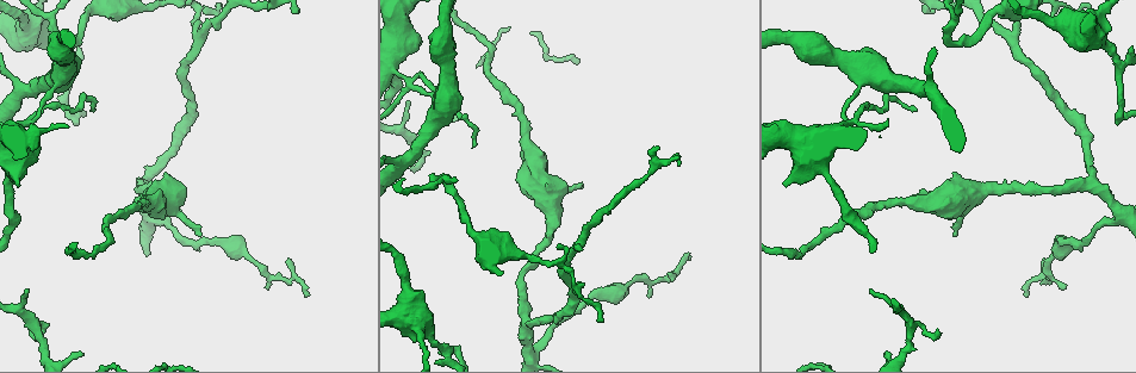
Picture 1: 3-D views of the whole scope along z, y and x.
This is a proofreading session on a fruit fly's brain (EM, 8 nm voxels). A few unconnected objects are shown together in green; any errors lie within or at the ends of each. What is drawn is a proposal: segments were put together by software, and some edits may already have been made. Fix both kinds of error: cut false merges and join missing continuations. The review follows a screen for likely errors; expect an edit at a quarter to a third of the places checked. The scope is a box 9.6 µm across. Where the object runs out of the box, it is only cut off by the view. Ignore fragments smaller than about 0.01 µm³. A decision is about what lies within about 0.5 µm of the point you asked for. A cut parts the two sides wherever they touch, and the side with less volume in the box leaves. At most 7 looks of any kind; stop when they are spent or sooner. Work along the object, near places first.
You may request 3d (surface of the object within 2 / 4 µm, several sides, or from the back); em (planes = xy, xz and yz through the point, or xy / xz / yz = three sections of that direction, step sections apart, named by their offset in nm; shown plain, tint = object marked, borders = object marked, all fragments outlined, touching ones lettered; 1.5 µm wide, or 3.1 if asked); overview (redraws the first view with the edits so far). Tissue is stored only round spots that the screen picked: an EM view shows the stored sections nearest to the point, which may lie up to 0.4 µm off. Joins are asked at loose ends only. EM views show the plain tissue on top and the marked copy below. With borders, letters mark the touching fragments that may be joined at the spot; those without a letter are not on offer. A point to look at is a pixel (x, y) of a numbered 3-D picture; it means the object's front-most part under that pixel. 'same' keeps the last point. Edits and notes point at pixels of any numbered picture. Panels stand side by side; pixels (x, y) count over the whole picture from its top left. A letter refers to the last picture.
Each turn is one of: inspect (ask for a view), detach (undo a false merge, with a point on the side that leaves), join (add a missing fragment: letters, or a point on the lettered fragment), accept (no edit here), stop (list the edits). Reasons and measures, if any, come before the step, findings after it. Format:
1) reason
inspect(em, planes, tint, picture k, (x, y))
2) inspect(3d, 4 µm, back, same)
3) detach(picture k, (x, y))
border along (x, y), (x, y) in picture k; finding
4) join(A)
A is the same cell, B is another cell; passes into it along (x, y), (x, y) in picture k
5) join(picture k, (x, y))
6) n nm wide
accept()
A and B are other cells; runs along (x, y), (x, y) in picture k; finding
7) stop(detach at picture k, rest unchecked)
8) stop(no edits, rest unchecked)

branch stops here
inspect(em, xz, step 4, tint, picture 1, (871, 292))

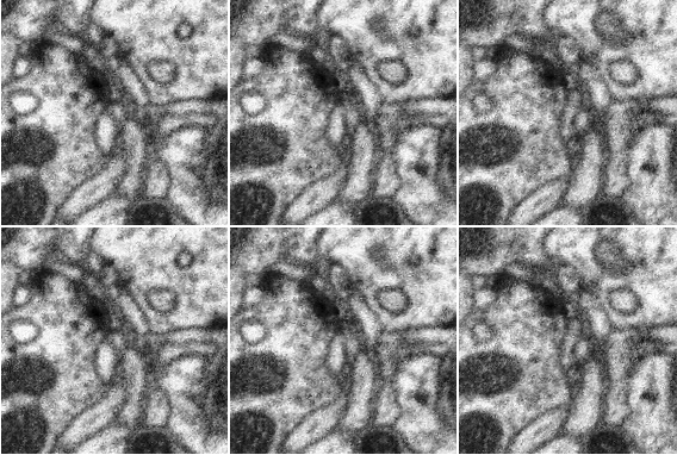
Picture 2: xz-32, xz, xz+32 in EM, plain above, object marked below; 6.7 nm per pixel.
inspect(em, planes, borders, same)

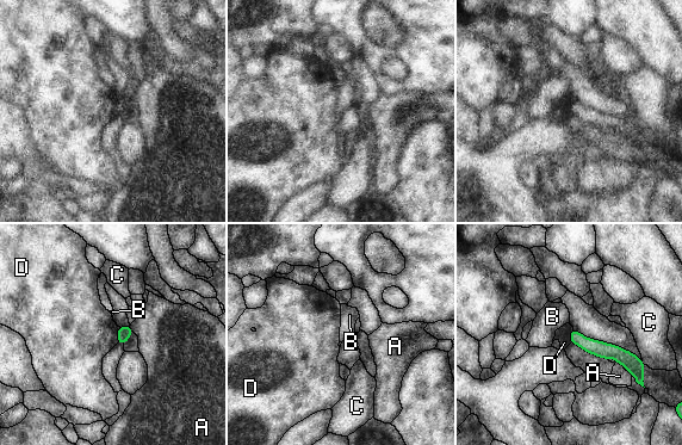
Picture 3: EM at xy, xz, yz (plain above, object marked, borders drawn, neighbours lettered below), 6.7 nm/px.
100 nm wide; D touches over 110 nm
accept()
A, B, C and D are other cells; none of them fits

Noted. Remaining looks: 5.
free end
inspect(em, planes, tint, picture 1, (90, 110))

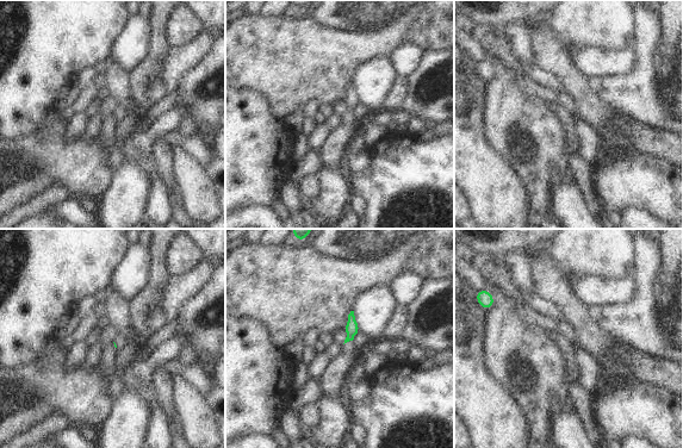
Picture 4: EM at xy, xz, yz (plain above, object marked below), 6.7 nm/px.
see the neighbours
inspect(em, planes, borders, same)

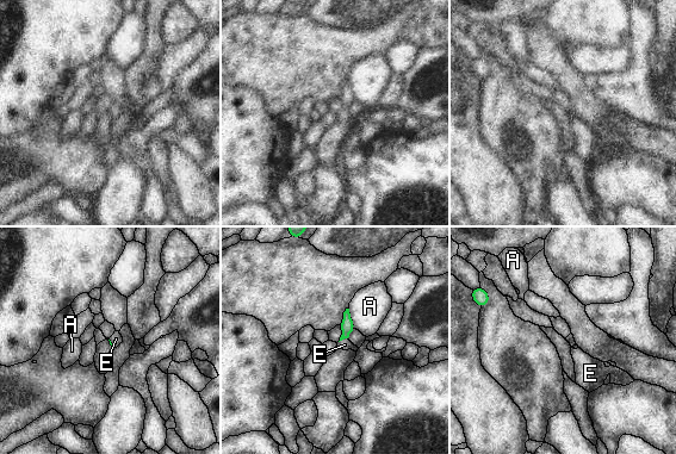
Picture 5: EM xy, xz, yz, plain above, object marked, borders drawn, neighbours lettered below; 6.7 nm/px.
join(E)
E is the same cell, A is another cell; it goes on there

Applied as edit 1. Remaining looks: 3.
see it whole again
inspect(overview)

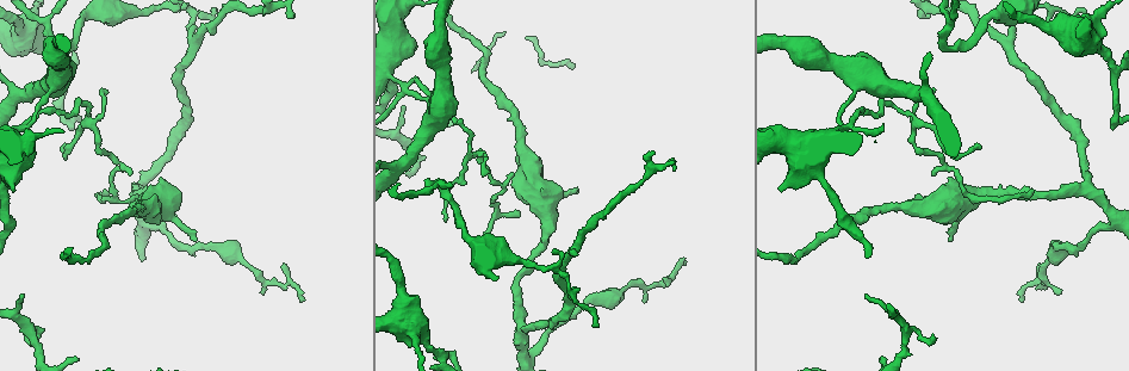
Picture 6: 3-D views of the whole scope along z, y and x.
sharp bend
inspect(em, planes, borders, picture 6, (25, 126))

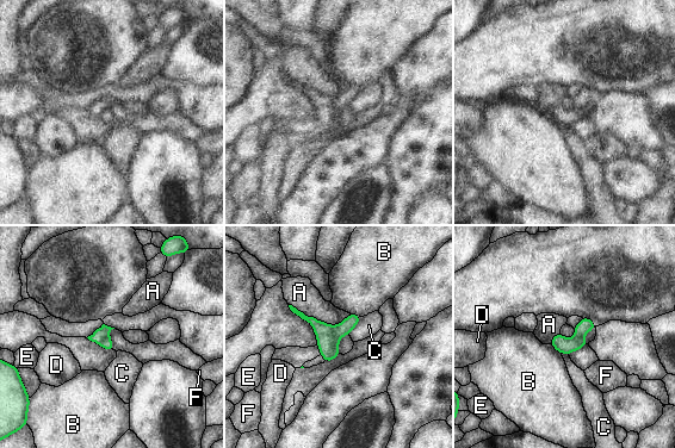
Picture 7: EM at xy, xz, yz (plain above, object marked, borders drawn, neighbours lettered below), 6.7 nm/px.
110 nm wide
detach(picture 7, (344, 329))
A, B, C, D, E and F are other cells; two cells meet here

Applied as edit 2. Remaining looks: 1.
stop(join at picture 5, detach at picture 7, rest unchecked)

